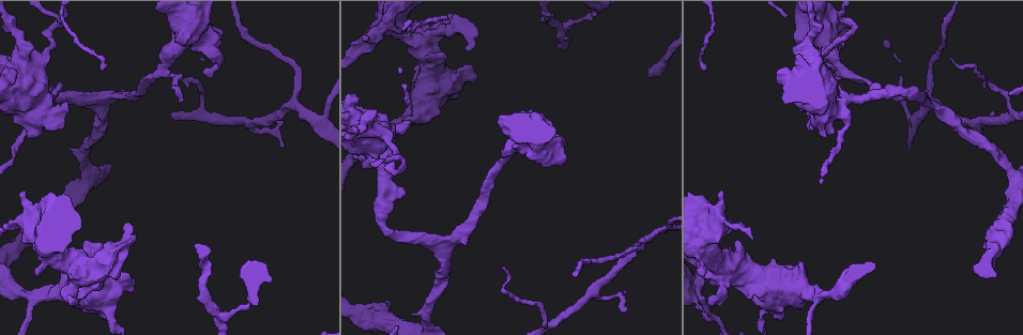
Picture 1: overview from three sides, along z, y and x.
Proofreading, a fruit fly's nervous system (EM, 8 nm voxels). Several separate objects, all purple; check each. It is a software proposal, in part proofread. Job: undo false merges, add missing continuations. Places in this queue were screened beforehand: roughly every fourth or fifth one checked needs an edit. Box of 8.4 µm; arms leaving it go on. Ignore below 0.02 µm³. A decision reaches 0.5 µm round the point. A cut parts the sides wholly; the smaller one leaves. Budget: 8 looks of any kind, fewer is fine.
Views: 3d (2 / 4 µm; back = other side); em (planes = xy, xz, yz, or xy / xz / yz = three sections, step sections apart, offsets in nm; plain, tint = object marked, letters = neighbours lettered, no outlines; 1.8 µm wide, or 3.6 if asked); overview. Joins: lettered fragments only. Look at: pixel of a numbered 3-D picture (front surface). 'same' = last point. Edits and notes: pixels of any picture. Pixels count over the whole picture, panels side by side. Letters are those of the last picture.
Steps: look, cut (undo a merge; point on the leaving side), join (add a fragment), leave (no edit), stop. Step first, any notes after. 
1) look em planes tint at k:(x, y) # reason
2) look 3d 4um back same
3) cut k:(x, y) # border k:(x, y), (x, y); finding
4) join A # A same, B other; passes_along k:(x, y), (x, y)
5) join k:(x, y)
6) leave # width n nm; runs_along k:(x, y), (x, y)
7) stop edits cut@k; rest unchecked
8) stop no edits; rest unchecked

look em planes plain at 1:(370, 130) # closes a loop

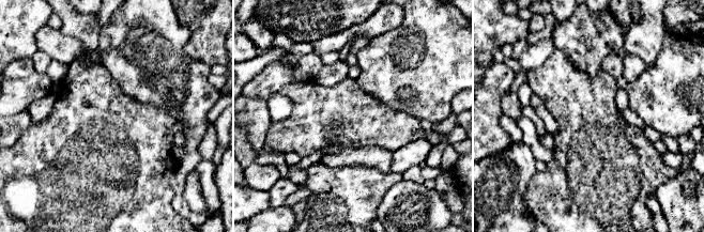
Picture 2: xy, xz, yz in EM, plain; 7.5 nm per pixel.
look em planes letters same

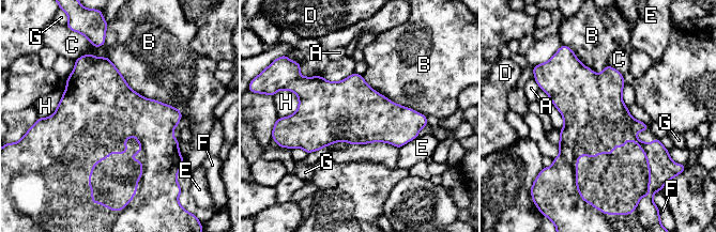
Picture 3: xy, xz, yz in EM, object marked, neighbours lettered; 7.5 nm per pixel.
leave # A other, B other, C other, D other, E other, F other, G other, H other; border 3:(106, 57), (133, 90), (182, 116); all the same cell

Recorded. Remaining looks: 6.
look em planes plain at 1:(504, 268) # long arm stops here

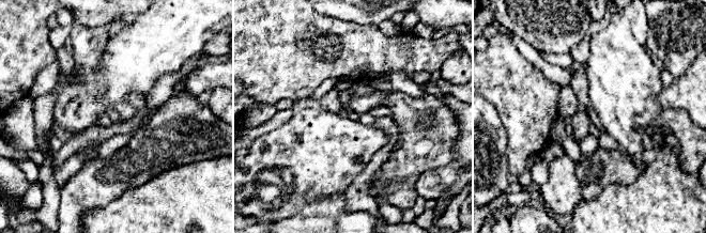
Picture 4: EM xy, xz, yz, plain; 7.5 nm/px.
look em planes tint same

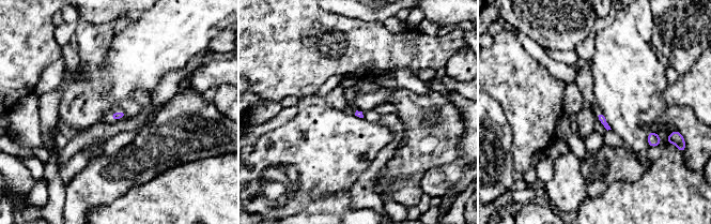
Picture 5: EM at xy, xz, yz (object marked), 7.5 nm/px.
look em planes letters same

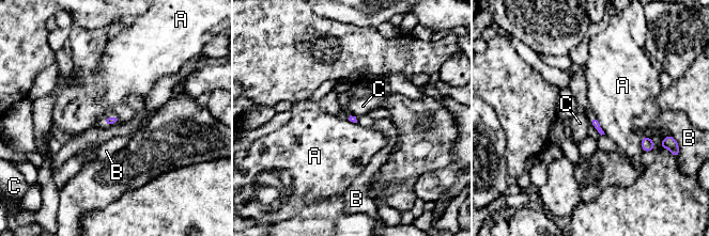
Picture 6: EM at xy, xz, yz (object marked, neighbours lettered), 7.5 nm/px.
leave # A other, B other, C other; border 6:(595, 118), (605, 134); none of them fits

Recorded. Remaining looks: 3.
look em 3.6um xz step 16 tint at 1:(724, 277) # four-way junction

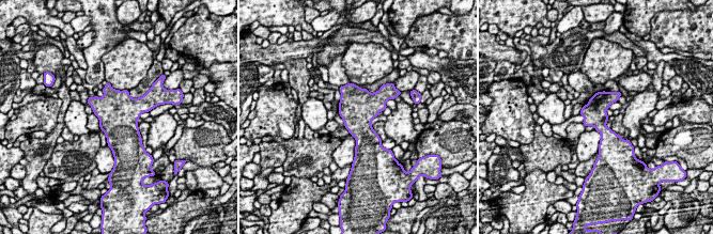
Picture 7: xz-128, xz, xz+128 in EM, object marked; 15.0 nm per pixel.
look em 3.6um planes letters same # cut it another way

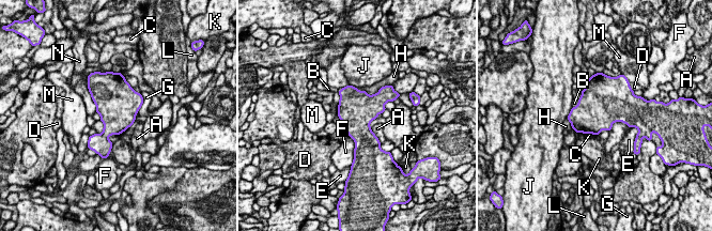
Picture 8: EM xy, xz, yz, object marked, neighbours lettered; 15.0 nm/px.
leave # A other, B other, C other, D other, E other, F other, G other, H other, J other, K other, L other, M other, N other; border 8:(630, 127), (615, 122), (609, 132); all the same cell

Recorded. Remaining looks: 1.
stop no edits; rest unchecked

